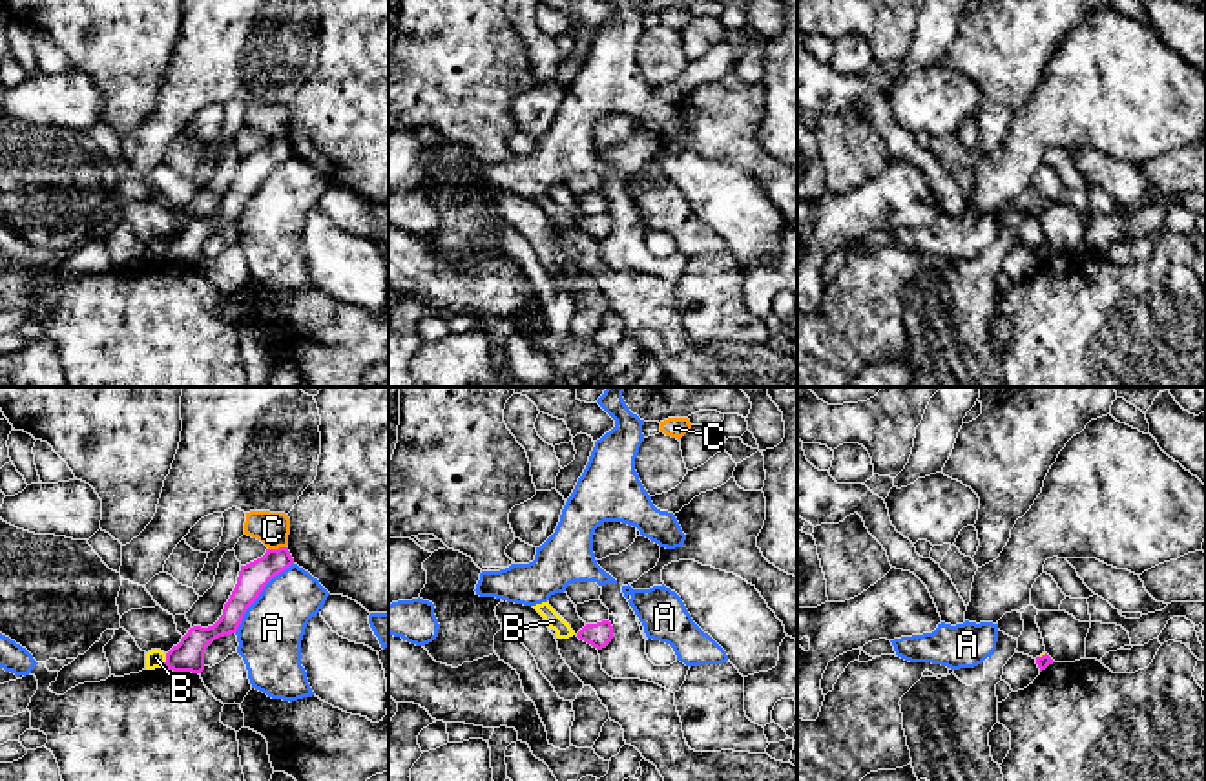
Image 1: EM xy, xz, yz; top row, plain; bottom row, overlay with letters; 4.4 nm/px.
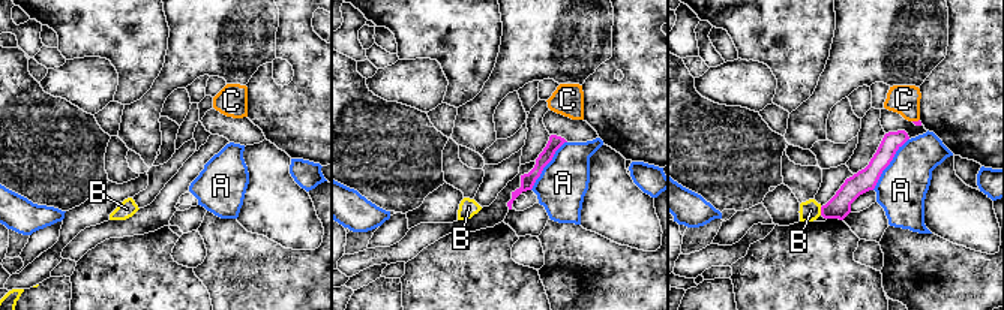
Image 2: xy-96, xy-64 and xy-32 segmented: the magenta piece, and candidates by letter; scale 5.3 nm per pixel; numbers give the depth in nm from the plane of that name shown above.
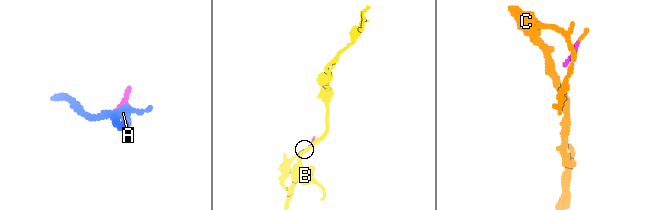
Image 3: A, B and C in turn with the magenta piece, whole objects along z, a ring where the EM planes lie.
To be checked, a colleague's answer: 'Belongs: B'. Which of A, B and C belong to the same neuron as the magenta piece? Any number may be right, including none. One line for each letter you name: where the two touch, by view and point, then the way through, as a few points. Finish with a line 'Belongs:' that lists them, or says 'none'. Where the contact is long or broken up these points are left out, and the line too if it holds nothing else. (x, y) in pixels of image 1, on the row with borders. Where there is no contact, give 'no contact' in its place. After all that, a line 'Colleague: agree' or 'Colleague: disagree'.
Belongs: none
Colleague: disagree

